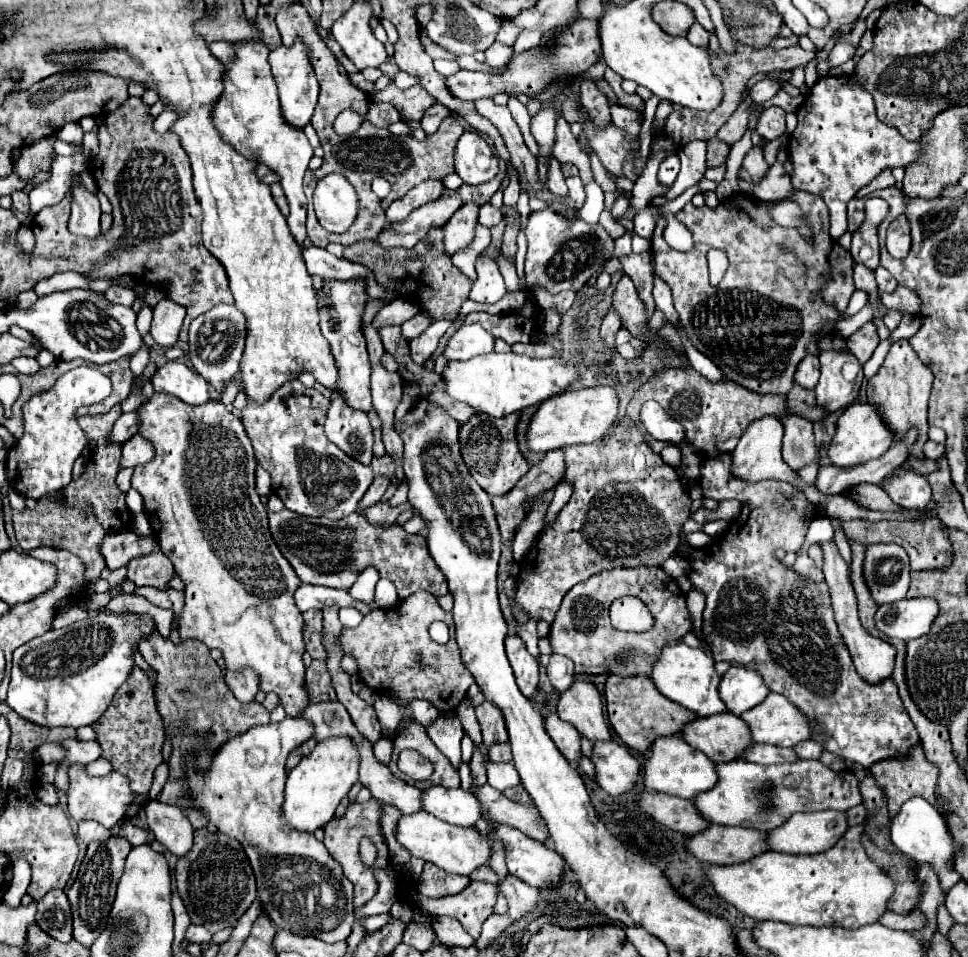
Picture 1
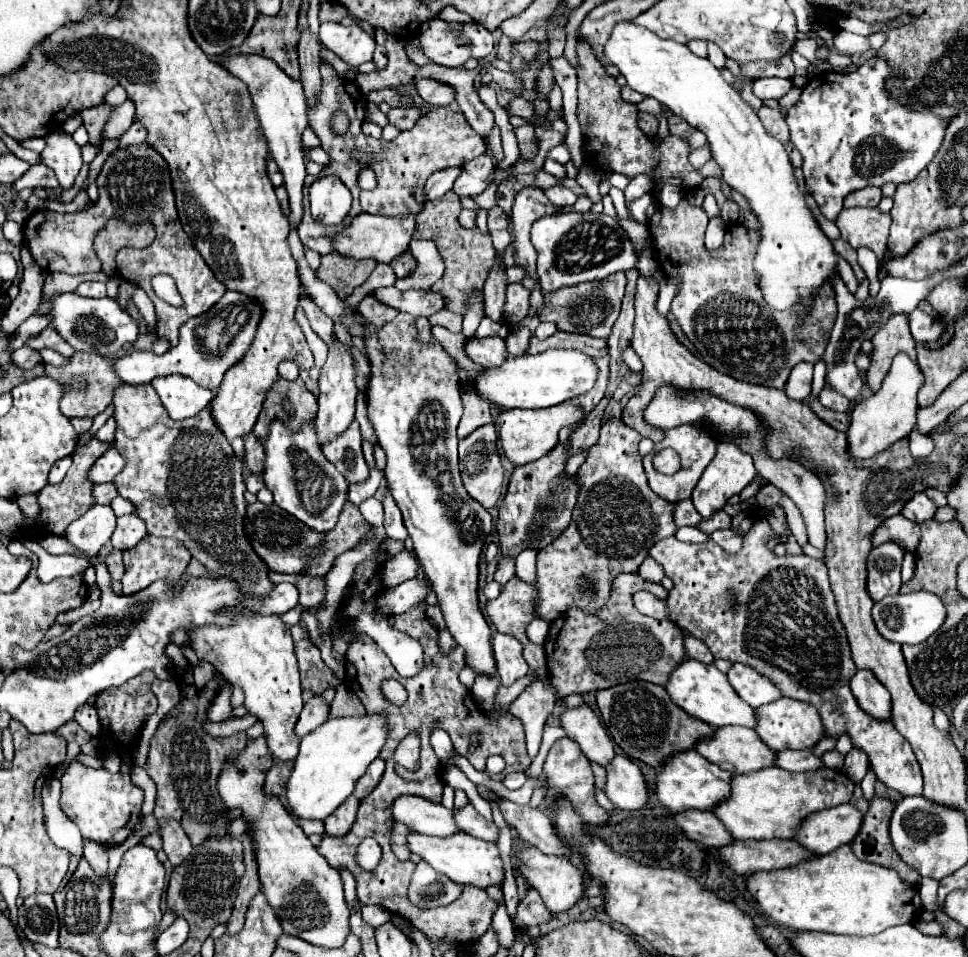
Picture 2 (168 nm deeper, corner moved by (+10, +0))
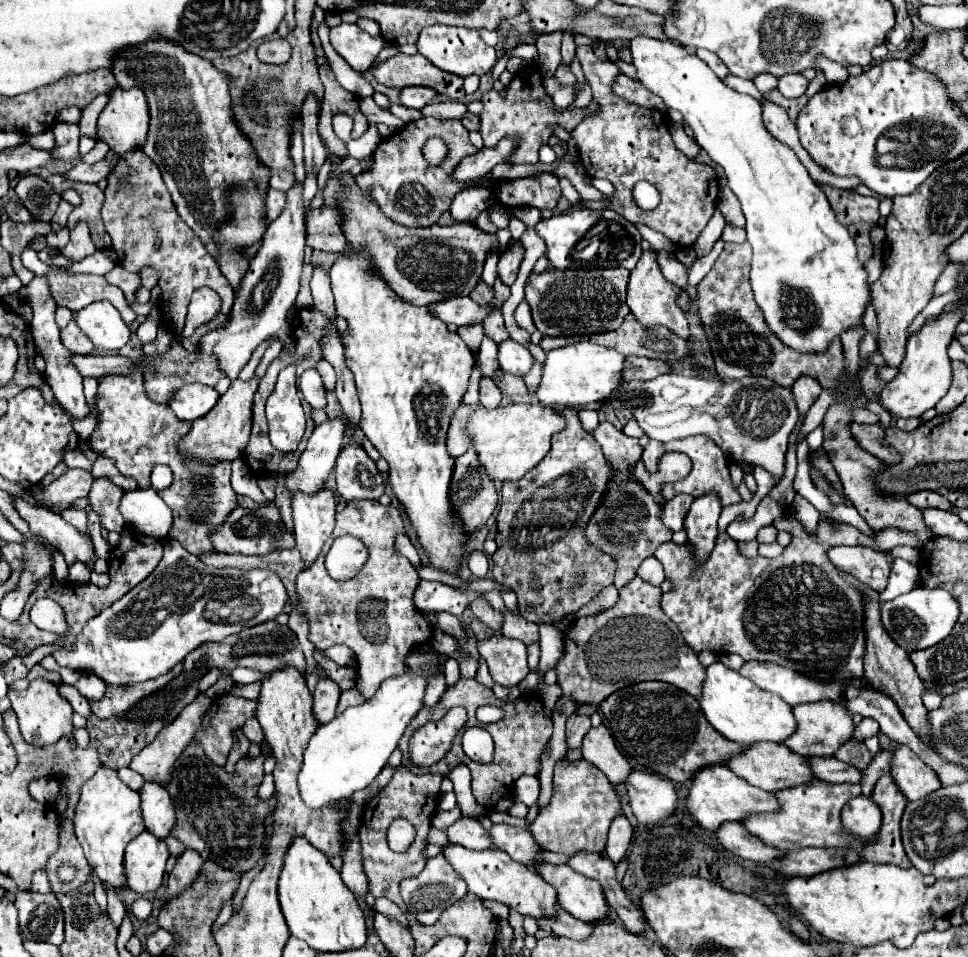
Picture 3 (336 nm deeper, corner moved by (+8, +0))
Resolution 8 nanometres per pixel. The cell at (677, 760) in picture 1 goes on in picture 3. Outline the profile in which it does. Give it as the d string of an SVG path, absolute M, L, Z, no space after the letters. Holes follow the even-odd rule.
M713 766L713 768L701 770L701 774L697 774L689 782L687 808L705 830L717 832L723 822L743 822L751 814L777 812L781 806L775 794L767 794L765 790L751 786L743 778L739 778L735 772L731 772L727 766Z

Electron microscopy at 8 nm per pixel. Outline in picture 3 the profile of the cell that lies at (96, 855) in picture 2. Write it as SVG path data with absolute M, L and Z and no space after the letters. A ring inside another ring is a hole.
M107 888L107 898L109 898L109 918L111 918L113 926L119 930L119 926L125 918L125 906L121 904L121 900L117 898L117 892L113 888Z

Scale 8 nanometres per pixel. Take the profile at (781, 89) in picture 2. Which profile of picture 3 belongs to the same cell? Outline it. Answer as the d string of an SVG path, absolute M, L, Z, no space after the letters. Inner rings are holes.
M789 74L789 76L783 76L779 78L779 90L785 98L799 98L805 94L809 86L809 80L801 74Z

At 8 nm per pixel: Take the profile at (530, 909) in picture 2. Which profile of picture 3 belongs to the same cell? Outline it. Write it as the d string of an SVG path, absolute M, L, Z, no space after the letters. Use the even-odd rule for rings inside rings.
M565 910L557 912L557 920L541 920L539 928L545 930L545 932L549 932L549 934L565 936L565 938L571 938L571 940L585 940L593 932L593 926L591 924L573 918Z

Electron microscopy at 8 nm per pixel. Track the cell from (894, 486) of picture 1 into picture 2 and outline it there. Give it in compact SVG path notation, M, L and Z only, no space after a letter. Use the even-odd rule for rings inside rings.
M917 492L911 500L907 500L907 504L903 506L901 514L917 524L921 524L923 520L931 520L935 514L937 506L925 496L925 492Z

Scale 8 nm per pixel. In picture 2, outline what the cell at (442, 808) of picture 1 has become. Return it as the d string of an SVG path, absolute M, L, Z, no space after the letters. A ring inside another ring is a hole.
M467 802L463 808L453 808L453 820L457 828L463 828L463 832L481 838L481 840L491 840L497 842L499 828L495 824L489 824L475 808L471 802Z

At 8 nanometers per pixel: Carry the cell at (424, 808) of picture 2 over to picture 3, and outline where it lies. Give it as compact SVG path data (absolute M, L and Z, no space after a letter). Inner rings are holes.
M459 818L445 832L447 832L451 844L461 844L461 846L471 848L471 850L489 850L489 848L495 848L489 830L485 830L481 826L481 822L477 822L473 818Z

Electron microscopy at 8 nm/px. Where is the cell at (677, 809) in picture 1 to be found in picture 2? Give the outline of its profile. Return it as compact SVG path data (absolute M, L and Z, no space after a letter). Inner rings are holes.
M709 810L675 812L675 814L671 814L671 820L679 828L683 828L685 836L689 836L691 840L695 840L703 846L709 846L709 848L719 848L733 840L729 836L729 832L723 828L723 824Z

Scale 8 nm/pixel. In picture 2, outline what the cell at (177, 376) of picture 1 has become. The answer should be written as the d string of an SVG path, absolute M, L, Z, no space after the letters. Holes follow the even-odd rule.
M181 374L159 376L151 384L173 420L191 418L213 400L211 390L199 388L199 384Z

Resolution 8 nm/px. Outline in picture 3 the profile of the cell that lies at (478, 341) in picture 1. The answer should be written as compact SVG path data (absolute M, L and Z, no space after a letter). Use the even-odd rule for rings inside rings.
M507 340L505 344L499 346L499 364L507 374L525 376L531 370L533 362L535 360L533 360L531 352L515 340Z

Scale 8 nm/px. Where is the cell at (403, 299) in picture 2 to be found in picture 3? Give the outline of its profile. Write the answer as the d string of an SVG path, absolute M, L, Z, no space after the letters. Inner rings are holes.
M457 296L453 300L445 300L441 304L431 304L429 308L433 308L433 312L437 312L437 316L441 316L441 320L445 320L447 324L453 322L457 326L483 324L485 318L493 312L493 308L477 304L475 300L463 298L463 296Z

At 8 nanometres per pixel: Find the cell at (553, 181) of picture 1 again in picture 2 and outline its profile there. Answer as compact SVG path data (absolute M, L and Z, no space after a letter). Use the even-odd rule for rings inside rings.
M547 188L545 196L557 206L573 206L577 196L569 188Z

